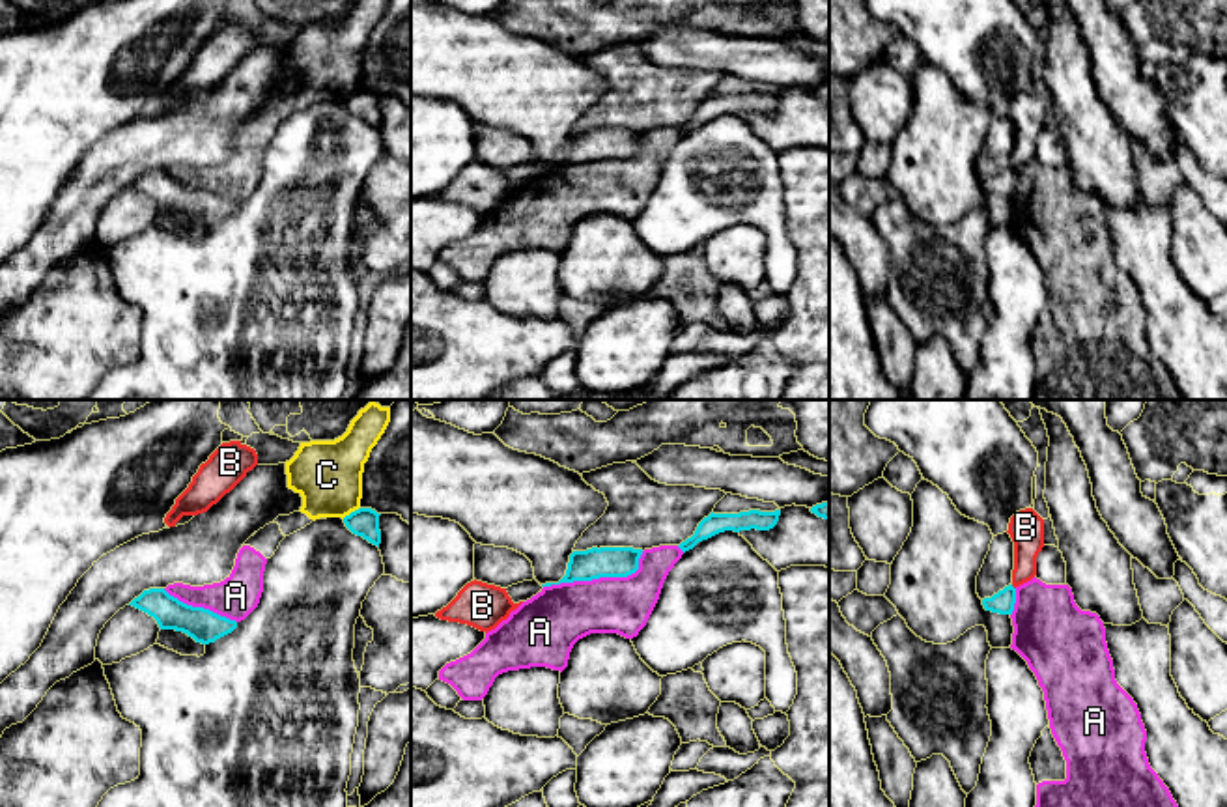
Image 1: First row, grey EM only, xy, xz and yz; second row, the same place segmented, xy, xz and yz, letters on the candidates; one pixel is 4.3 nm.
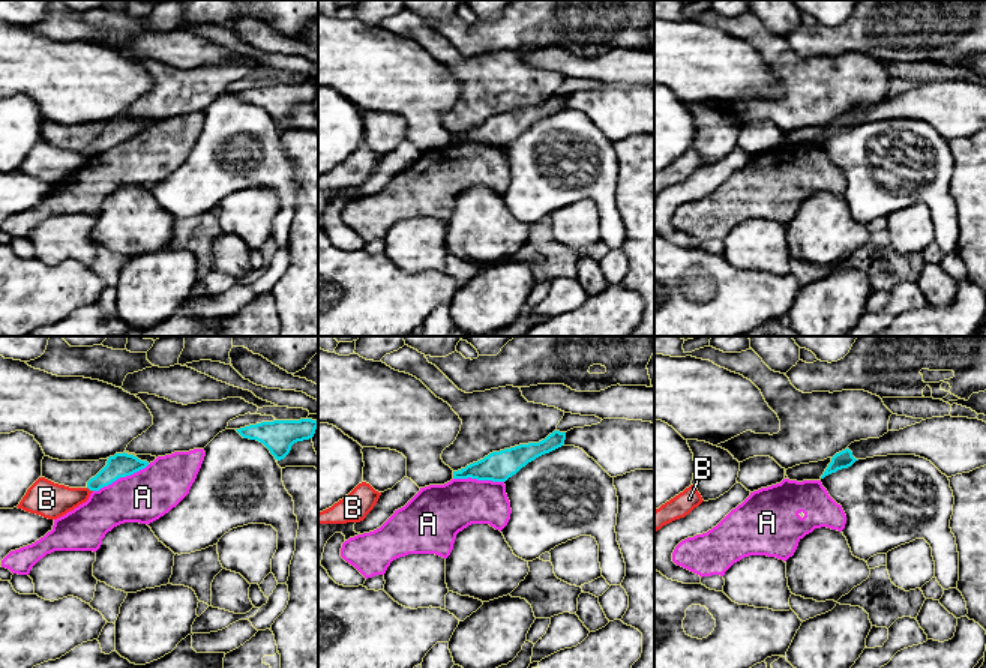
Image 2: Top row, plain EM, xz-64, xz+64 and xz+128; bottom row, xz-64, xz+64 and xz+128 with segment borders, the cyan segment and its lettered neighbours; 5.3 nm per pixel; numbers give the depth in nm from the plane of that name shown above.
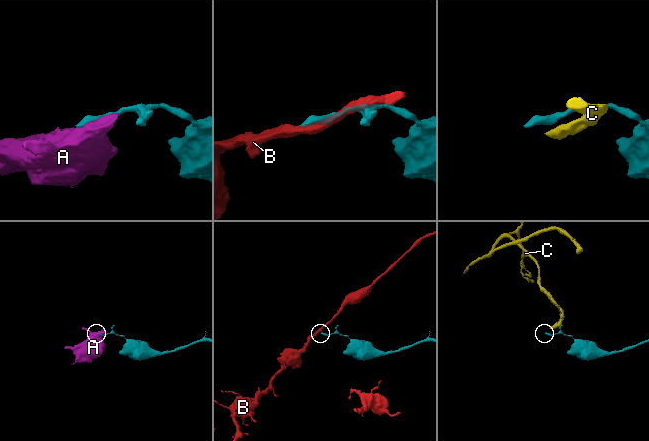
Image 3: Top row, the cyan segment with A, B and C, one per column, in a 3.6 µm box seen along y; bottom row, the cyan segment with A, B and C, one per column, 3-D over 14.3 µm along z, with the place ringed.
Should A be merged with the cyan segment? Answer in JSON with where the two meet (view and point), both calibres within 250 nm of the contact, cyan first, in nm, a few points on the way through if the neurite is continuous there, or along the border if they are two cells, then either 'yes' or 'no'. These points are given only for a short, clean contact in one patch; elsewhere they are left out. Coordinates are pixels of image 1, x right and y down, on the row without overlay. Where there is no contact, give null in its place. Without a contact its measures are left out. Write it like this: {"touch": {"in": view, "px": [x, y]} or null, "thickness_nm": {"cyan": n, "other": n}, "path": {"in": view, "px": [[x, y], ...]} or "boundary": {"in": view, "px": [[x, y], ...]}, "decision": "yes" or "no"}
{"touch": {"in": "xz", "px": [598, 159]}, "thickness_nm": {"cyan": 130, "other": 260}, "decision": "no"}

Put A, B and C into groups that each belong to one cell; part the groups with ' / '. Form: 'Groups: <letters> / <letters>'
Groups: A C / B

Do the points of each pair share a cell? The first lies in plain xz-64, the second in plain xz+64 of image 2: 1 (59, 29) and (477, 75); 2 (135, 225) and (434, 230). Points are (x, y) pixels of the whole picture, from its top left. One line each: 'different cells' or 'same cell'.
1: different cells
2: different cells

